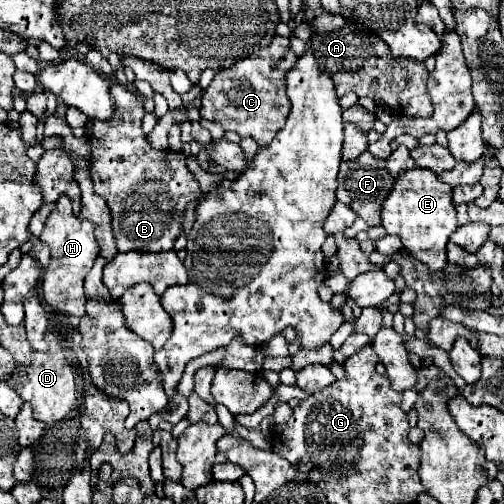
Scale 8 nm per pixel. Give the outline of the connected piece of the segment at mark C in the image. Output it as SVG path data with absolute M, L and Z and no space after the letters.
M275 35L269 47L237 61L229 69L221 69L213 77L211 85L203 89L201 95L201 117L219 123L225 131L235 131L239 137L253 137L259 147L267 147L279 129L283 129L291 107L285 93L285 75L295 67L295 61L297 55L289 45L289 37Z

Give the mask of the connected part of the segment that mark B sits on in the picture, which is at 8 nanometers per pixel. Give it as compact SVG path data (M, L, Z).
M115 83L111 87L111 97L115 101L115 113L109 121L95 121L91 129L91 177L95 185L95 193L101 195L113 219L113 237L117 243L117 251L169 251L173 249L175 239L179 237L181 221L185 215L185 205L201 197L201 189L197 181L187 181L187 159L183 153L175 151L159 151L153 149L141 129L141 121L145 115L143 97L129 91L127 87Z

